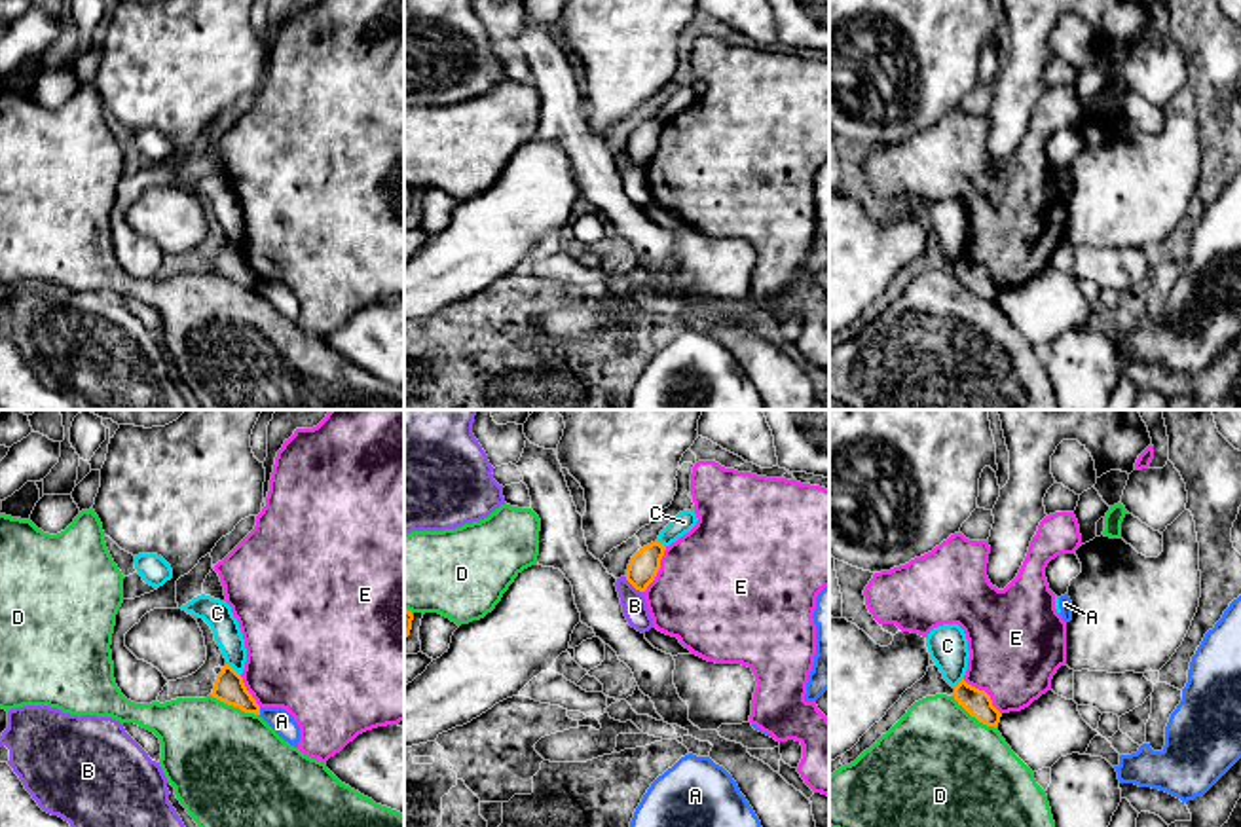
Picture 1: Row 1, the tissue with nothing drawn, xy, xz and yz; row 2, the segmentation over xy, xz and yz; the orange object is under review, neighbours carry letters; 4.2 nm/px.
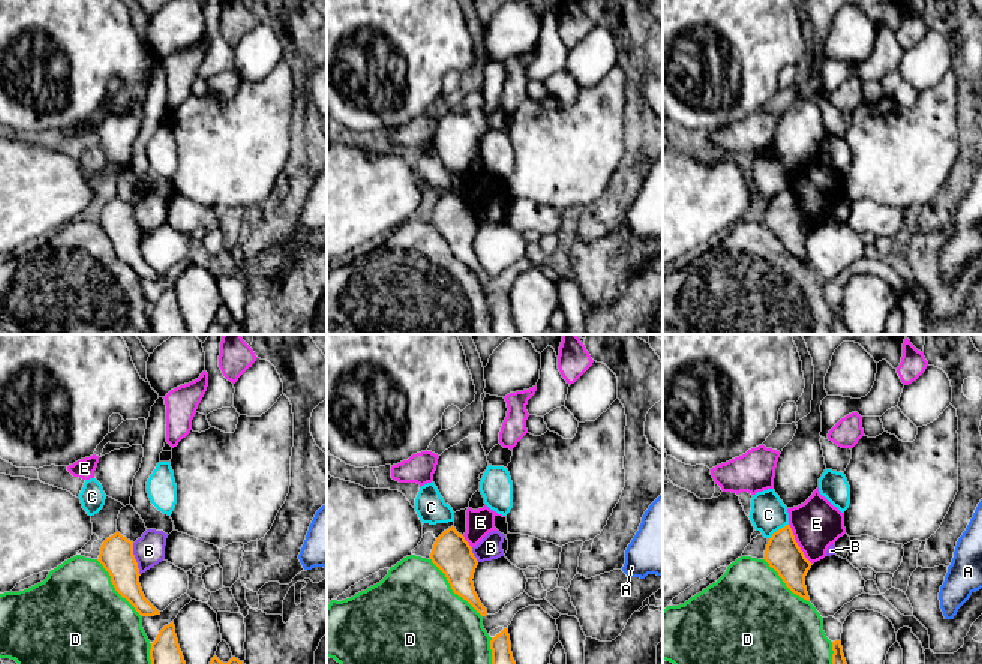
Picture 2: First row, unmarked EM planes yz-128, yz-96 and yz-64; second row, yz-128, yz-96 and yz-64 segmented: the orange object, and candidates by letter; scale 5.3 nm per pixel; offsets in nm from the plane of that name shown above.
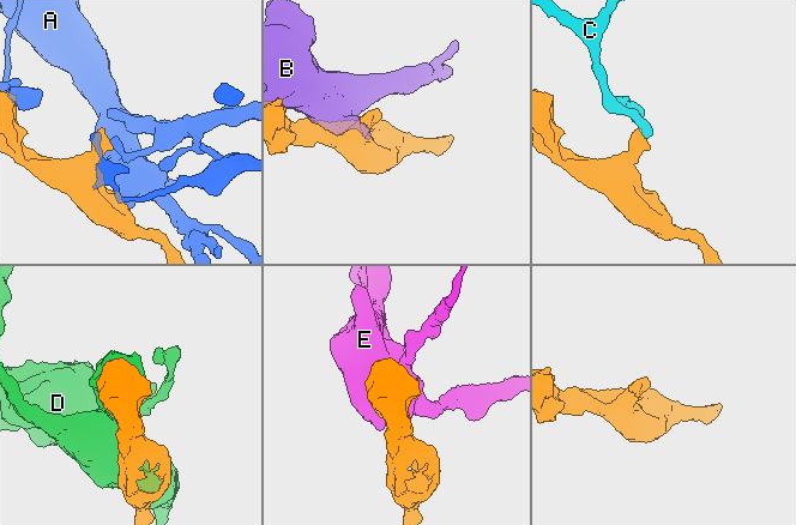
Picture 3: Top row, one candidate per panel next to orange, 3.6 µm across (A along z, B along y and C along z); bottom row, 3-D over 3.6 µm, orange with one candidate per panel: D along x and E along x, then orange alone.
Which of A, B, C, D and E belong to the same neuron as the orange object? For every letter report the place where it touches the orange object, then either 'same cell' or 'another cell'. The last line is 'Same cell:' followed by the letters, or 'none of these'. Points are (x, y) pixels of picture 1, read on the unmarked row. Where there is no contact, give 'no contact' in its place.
A: contact xy (259, 287); another cell
B: contact xz (632, 160); another cell
C: contact xy (232, 243); another cell
D: contact xy (236, 281); another cell
E: contact xz (659, 143); another cell
Same cell: none of these

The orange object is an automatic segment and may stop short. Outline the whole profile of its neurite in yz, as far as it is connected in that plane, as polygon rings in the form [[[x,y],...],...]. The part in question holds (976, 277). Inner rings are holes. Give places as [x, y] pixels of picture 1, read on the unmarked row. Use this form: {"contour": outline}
{"contour": [[[964,254],[954,262],[953,267],[958,281],[962,281],[972,292],[987,302],[998,302],[1002,288],[992,281],[991,271],[968,260]]]}

